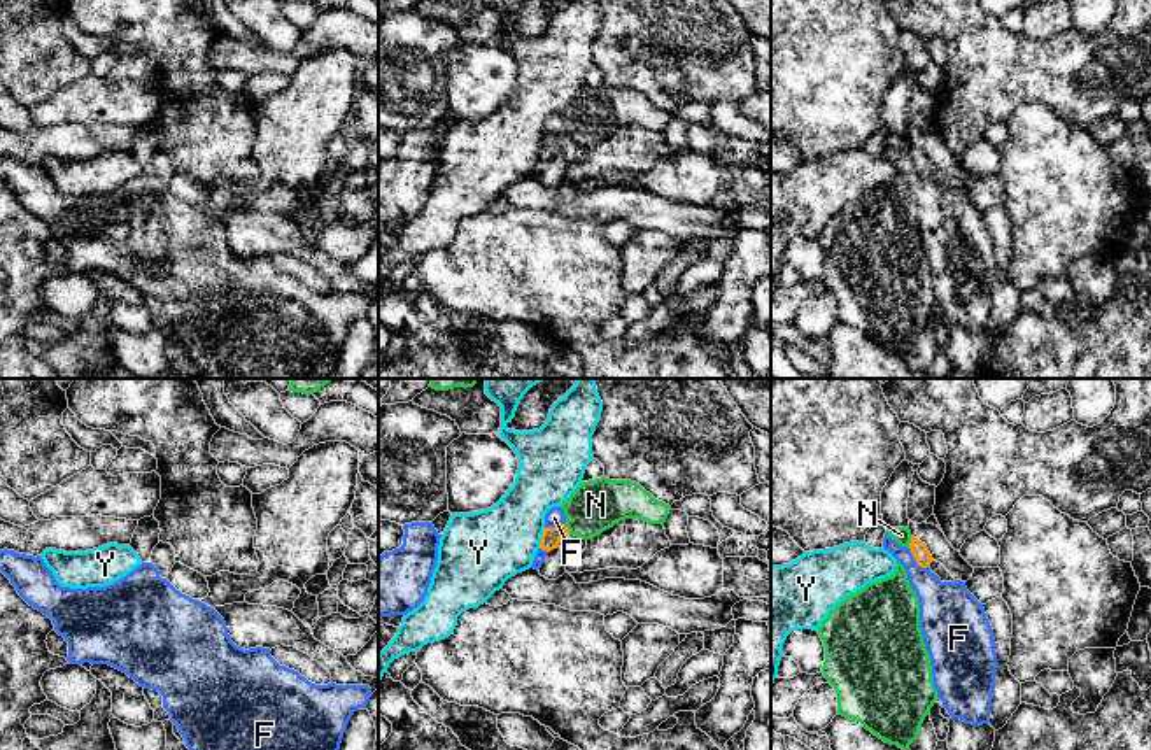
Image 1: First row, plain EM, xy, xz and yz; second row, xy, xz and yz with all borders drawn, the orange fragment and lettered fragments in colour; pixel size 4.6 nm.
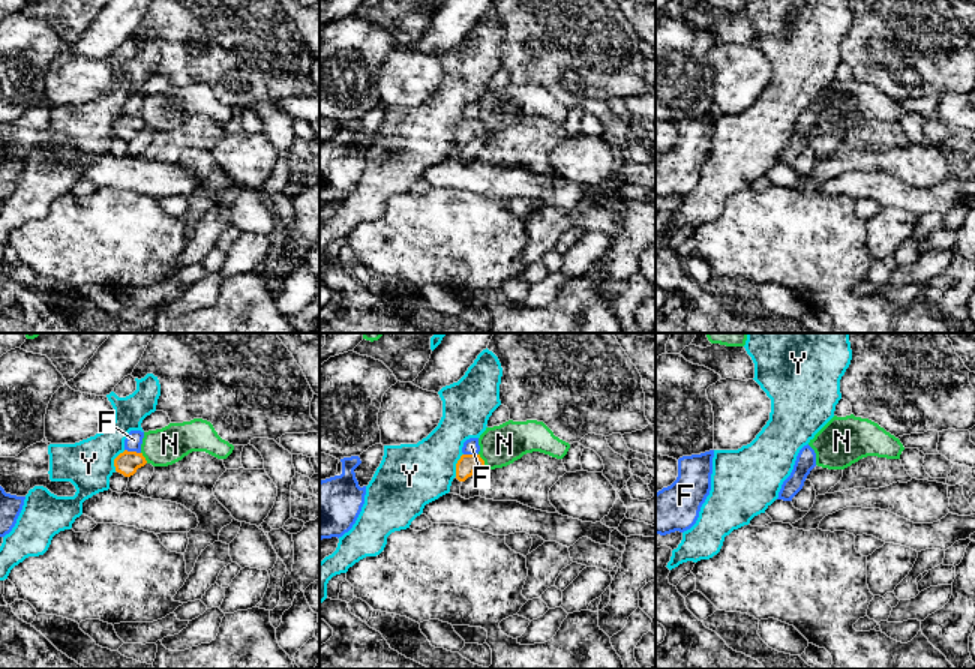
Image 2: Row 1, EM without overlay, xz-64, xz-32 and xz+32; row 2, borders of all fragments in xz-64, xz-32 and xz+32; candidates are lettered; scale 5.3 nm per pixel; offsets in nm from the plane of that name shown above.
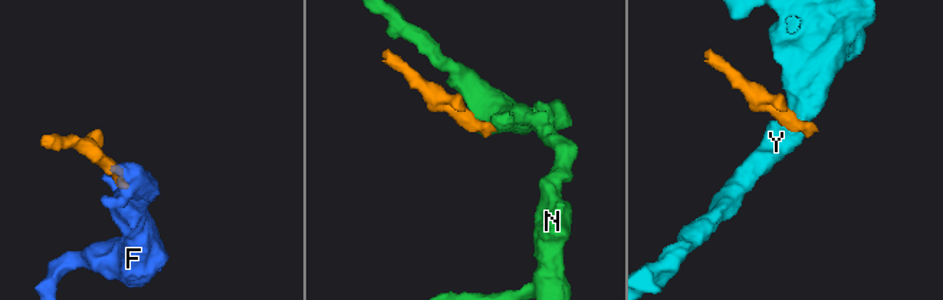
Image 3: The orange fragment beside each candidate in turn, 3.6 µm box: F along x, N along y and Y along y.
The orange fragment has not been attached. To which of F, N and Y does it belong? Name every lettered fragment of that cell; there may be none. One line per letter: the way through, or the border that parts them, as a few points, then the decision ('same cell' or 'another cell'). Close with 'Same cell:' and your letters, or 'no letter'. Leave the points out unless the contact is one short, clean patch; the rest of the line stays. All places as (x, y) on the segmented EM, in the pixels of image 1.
F: border yz (910, 547), (915, 561), (925, 568); another cell
N: border yz (911, 537), (908, 547); another cell
Y: border xz (545, 528), (538, 547); another cell
Same cell: no letter

